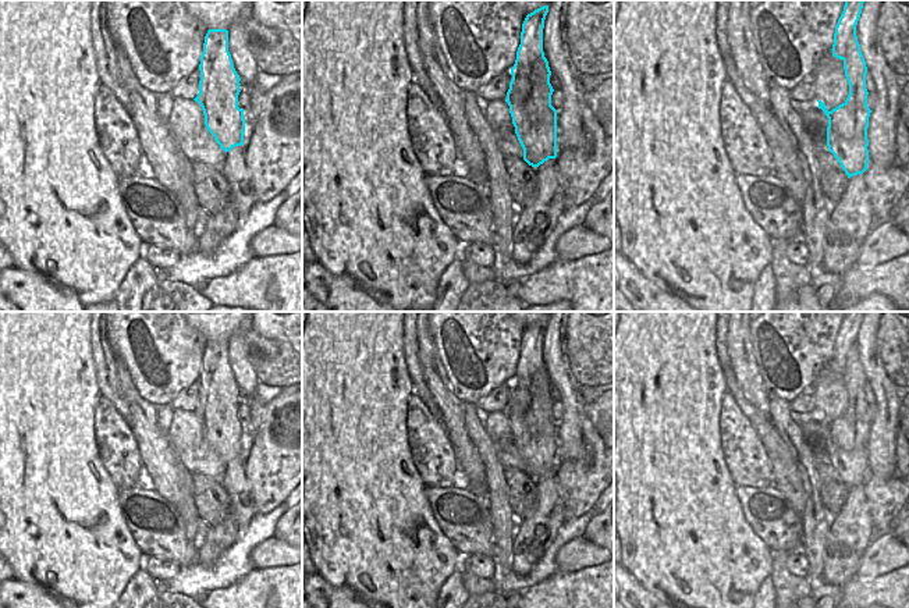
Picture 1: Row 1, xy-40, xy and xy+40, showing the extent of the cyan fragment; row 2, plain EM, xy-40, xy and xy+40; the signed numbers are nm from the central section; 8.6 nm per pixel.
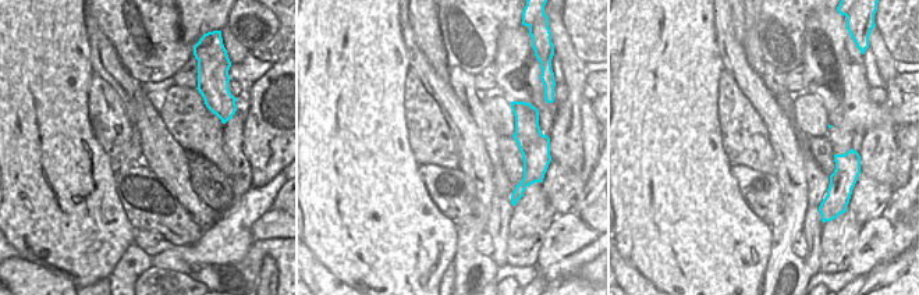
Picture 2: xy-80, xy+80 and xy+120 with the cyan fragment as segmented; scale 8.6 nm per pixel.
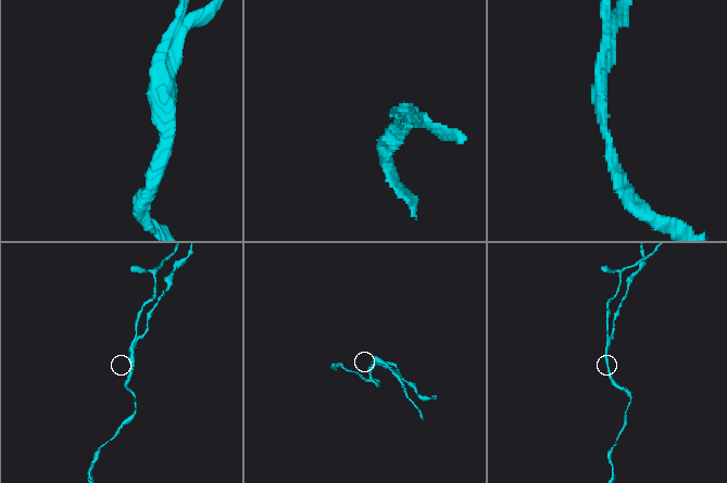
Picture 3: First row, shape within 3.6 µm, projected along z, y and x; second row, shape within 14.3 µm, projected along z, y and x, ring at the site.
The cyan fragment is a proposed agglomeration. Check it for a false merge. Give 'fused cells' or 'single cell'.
fused cells

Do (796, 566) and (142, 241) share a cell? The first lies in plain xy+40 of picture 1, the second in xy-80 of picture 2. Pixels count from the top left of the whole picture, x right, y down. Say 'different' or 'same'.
same

